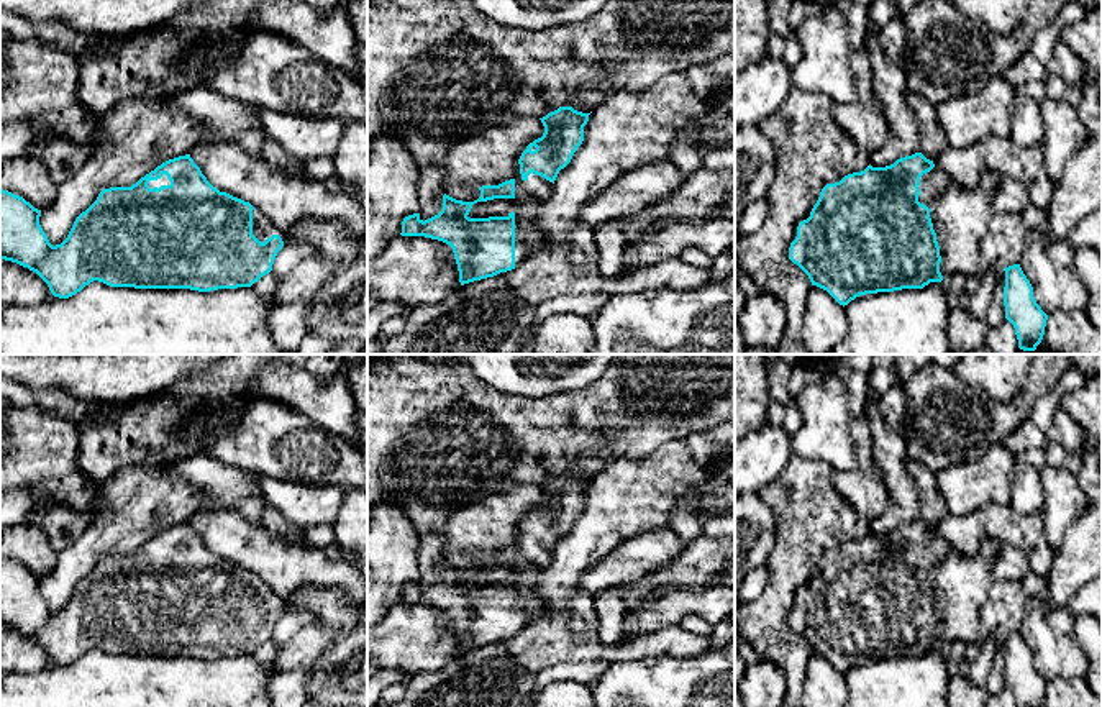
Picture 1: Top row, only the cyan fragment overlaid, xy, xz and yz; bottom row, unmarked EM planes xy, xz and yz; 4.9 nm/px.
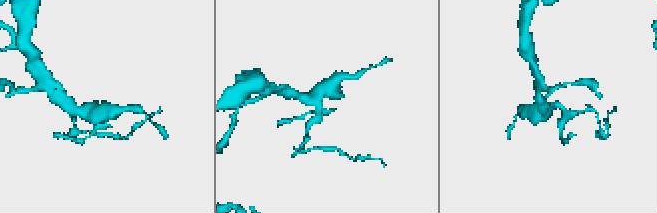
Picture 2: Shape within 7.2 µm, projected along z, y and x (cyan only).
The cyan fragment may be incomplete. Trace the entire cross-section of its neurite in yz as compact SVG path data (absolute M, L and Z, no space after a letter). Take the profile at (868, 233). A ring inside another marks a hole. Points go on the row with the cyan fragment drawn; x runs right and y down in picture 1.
M915 153L886 167L869 164L861 172L826 184L810 217L799 223L789 259L808 276L812 285L826 290L843 307L866 294L923 289L954 274L981 272L981 243L994 217L1022 213L1030 203L1033 203L1031 189L1015 179L986 172L976 187L961 187L936 169L933 161Z

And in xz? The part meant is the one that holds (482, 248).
M572 107L540 118L544 133L521 153L520 174L499 185L482 185L474 202L443 195L438 215L421 220L413 213L402 221L402 236L425 236L453 248L461 285L494 277L521 264L541 251L548 239L536 226L538 205L549 197L553 184L584 141L590 113ZM494 198L515 198L518 208L507 217L469 218L474 203Z

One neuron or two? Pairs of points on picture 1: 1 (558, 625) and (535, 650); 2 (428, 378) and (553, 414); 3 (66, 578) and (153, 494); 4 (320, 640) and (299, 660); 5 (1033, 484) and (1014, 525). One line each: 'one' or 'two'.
1: one
2: one
3: one
4: one
5: two

